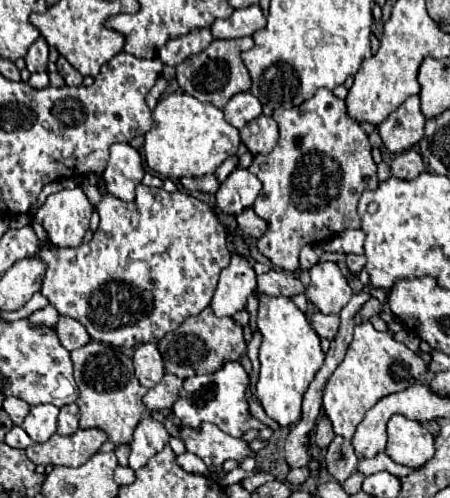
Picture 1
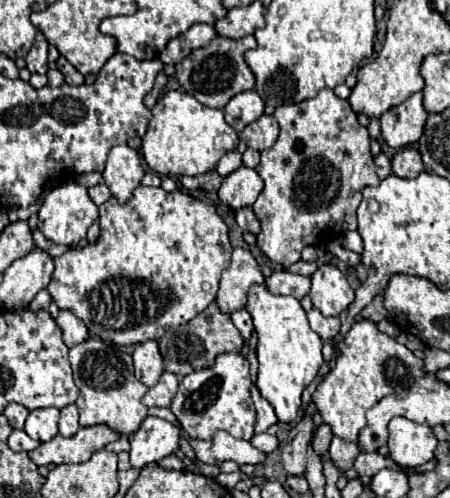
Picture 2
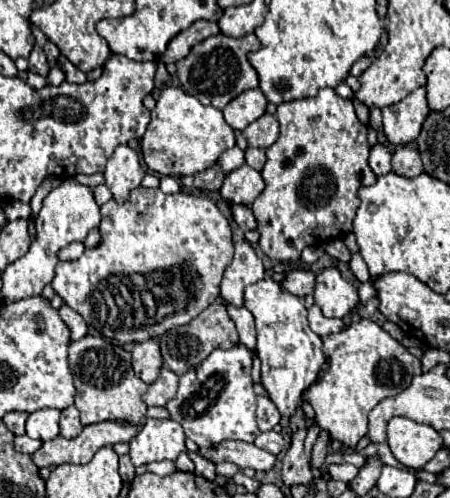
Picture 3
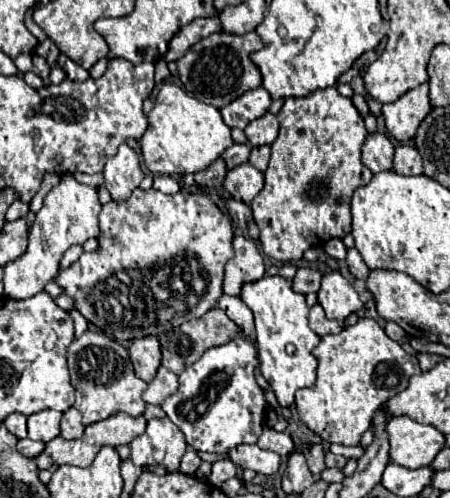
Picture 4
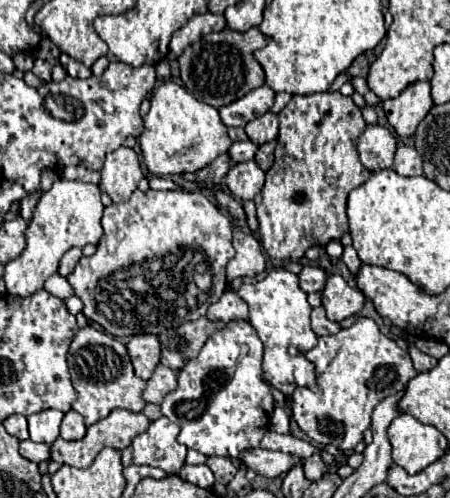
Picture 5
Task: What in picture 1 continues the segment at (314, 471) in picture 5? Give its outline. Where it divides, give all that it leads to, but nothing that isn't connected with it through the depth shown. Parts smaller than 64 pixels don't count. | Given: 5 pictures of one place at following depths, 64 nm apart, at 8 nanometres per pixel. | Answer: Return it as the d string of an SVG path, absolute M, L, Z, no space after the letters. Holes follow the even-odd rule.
M320 416L318 424L316 424L316 430L314 430L314 444L318 448L328 448L332 438L334 438L334 430L332 430L330 420L326 416Z

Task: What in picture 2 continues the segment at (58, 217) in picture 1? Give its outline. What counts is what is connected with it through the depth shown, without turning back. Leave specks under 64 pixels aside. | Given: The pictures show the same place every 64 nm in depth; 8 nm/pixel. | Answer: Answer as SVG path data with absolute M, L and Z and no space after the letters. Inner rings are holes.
M68 180L64 184L60 184L58 188L54 188L52 192L46 194L42 206L40 206L40 212L38 212L38 230L52 242L56 244L76 244L80 242L82 238L86 238L86 232L88 228L98 220L98 206L90 200L88 196L88 190L74 182L74 180Z

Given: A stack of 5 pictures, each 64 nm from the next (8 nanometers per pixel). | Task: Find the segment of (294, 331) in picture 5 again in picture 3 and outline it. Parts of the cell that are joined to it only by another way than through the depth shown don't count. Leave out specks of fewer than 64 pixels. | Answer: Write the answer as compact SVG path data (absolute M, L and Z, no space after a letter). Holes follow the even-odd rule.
M262 278L260 282L246 288L244 306L256 318L258 332L258 356L262 360L262 386L268 390L270 400L276 404L282 416L292 416L300 404L300 394L304 388L316 382L316 376L324 364L322 340L308 326L302 298L292 296L284 286L272 278Z

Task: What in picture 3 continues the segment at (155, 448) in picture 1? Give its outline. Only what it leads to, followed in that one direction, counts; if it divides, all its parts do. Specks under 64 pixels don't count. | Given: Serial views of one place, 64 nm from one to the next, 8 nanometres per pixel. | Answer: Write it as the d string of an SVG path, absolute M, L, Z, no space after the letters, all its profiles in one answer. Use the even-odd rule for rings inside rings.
M148 418L140 434L130 442L130 458L134 466L176 460L184 450L184 430L174 420L152 420Z

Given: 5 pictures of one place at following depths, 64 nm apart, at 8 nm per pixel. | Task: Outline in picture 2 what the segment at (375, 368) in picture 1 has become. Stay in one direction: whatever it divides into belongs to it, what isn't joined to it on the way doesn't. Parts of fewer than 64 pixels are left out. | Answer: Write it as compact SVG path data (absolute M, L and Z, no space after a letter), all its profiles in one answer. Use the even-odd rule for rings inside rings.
M372 320L354 322L342 340L332 342L332 348L340 354L334 368L312 394L312 402L322 416L322 422L332 428L334 436L346 442L356 442L366 424L366 412L384 396L398 394L410 388L414 378L424 376L424 362L406 346L380 332Z

